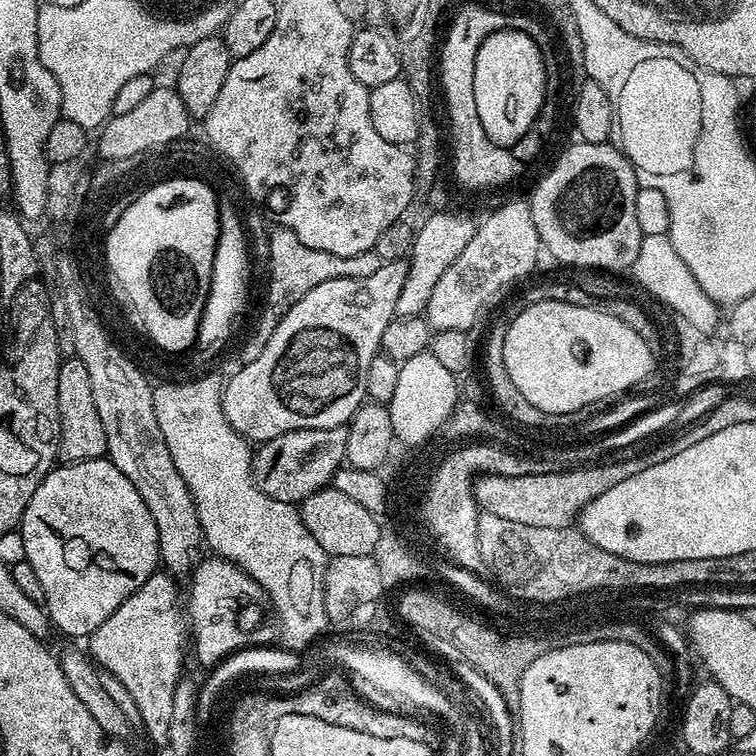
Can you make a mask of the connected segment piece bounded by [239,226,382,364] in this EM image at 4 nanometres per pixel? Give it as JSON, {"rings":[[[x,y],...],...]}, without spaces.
{"rings":[[[276,226],[276,229],[272,228],[269,231],[269,240],[266,243],[266,251],[268,250],[268,297],[264,300],[264,313],[260,316],[260,321],[256,324],[256,329],[252,332],[252,337],[249,338],[248,341],[244,344],[244,349],[240,352],[240,360],[243,363],[249,364],[250,362],[254,362],[254,358],[258,358],[258,354],[262,354],[262,350],[266,350],[266,342],[270,342],[270,334],[274,334],[274,330],[278,326],[278,322],[282,322],[282,318],[285,314],[290,310],[290,306],[294,306],[294,302],[298,302],[301,298],[307,294],[310,290],[314,290],[314,286],[318,286],[322,282],[326,282],[327,280],[337,280],[338,278],[346,278],[347,276],[351,278],[351,280],[361,280],[362,278],[370,278],[370,274],[374,274],[380,268],[382,261],[378,258],[378,254],[376,251],[371,252],[363,252],[362,254],[354,254],[353,256],[343,256],[342,254],[326,254],[326,250],[314,250],[310,246],[304,245],[304,243],[298,239],[298,234],[294,234],[294,230],[290,230],[289,228],[285,228],[283,226]]]}

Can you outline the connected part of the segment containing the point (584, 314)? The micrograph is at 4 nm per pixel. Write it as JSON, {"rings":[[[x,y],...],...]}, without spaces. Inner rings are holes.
{"rings":[[[545,300],[543,304],[529,303],[525,307],[508,324],[502,341],[502,370],[510,374],[510,382],[514,382],[531,405],[550,414],[583,413],[599,400],[608,400],[627,388],[644,384],[641,377],[648,372],[648,348],[644,348],[644,344],[636,340],[634,330],[624,328],[614,314],[553,300]]]}

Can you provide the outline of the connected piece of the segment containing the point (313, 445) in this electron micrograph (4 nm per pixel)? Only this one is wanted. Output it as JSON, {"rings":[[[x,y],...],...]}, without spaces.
{"rings":[[[347,427],[303,428],[263,441],[252,458],[252,475],[256,485],[275,501],[299,505],[310,494],[331,483],[345,461],[347,437]]]}

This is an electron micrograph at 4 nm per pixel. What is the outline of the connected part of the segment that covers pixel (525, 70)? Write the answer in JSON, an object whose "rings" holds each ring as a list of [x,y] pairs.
{"rings":[[[504,26],[501,32],[495,30],[489,31],[488,37],[482,42],[482,46],[478,50],[478,58],[474,61],[474,103],[478,106],[478,118],[482,118],[482,130],[488,132],[488,137],[494,142],[501,142],[500,140],[509,140],[515,142],[520,139],[521,135],[528,132],[535,122],[536,117],[540,114],[540,108],[544,104],[544,90],[545,90],[545,63],[546,59],[540,48],[535,44],[535,35],[528,36],[516,26]]]}

